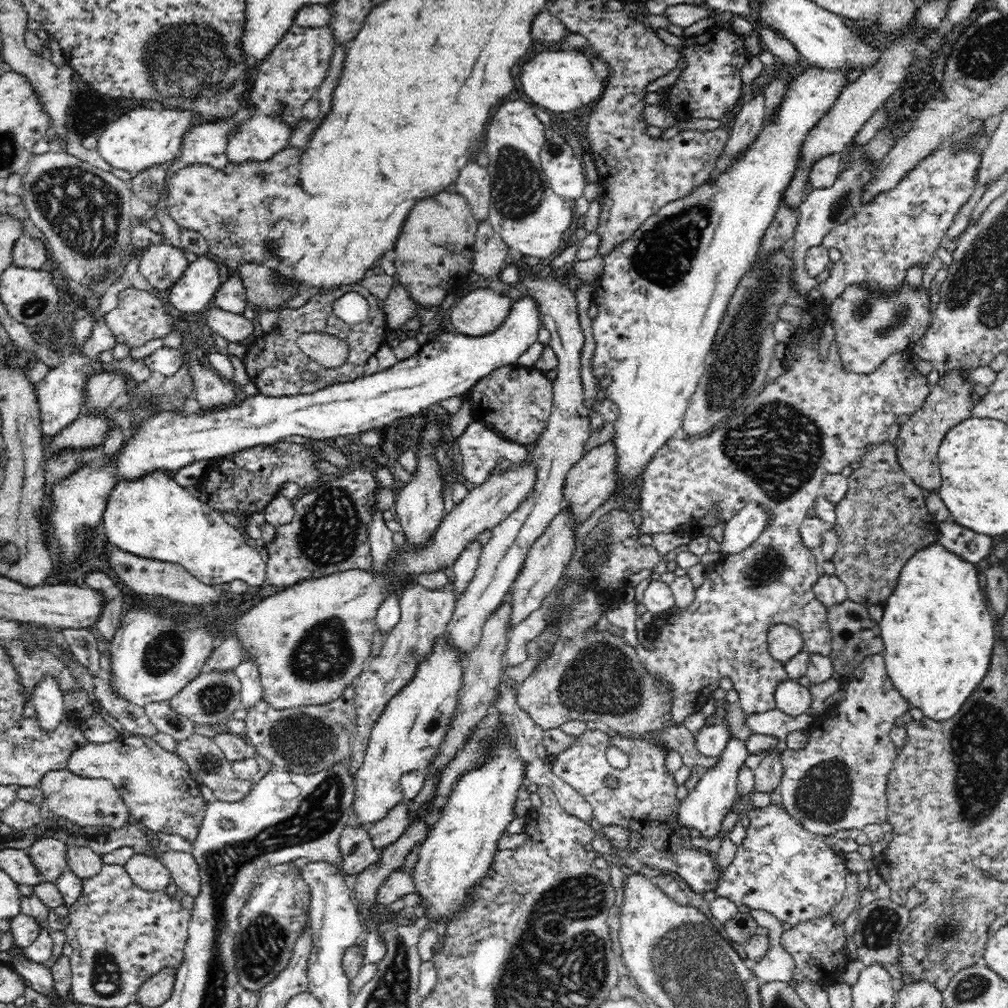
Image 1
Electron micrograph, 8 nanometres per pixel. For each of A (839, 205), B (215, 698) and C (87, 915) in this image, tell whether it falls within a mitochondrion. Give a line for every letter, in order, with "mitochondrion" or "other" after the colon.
A: mitochondrion
B: mitochondrion
C: other

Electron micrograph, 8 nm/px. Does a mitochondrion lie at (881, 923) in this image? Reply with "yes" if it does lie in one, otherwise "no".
yes

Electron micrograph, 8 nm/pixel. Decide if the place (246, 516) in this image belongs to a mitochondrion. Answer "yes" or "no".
no

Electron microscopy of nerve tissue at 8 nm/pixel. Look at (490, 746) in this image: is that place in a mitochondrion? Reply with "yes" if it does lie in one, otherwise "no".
no

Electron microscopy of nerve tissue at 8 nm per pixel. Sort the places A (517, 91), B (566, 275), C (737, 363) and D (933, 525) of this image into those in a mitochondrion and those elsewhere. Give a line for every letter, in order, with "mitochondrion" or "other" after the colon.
A: other
B: other
C: mitochondrion
D: other

